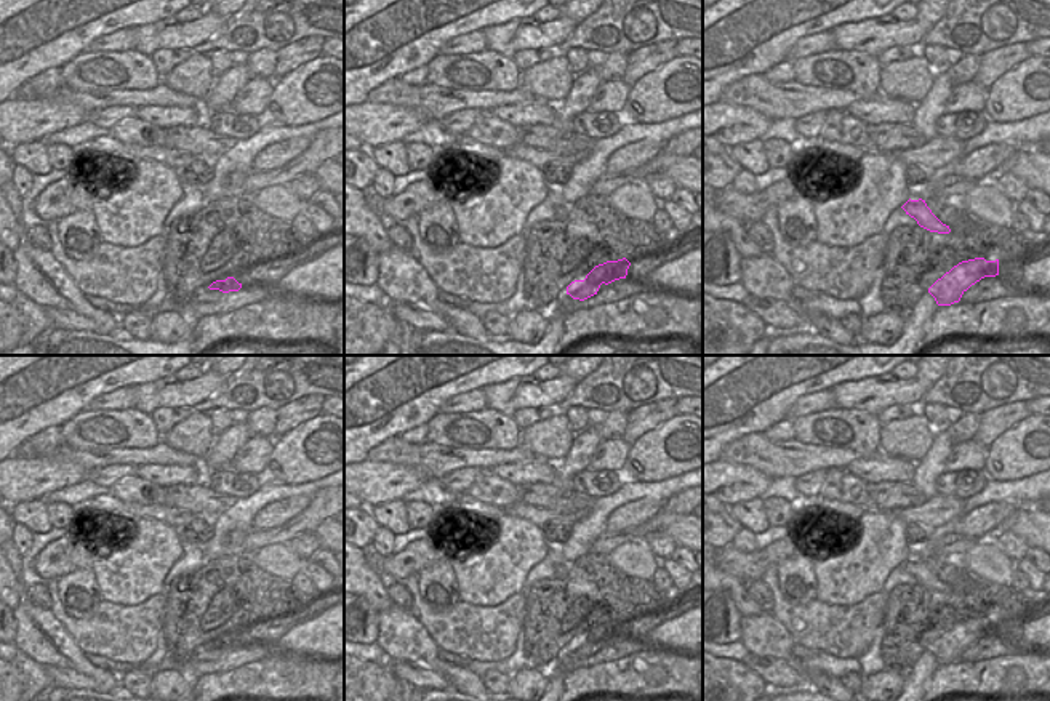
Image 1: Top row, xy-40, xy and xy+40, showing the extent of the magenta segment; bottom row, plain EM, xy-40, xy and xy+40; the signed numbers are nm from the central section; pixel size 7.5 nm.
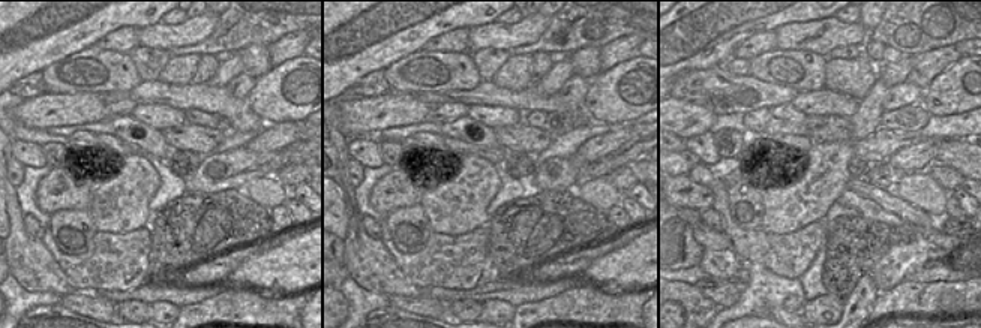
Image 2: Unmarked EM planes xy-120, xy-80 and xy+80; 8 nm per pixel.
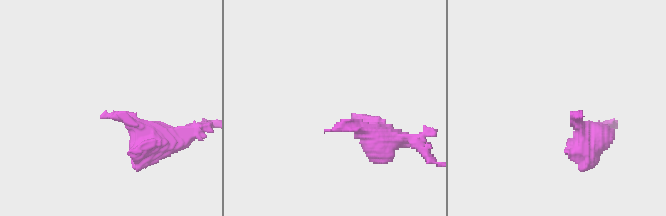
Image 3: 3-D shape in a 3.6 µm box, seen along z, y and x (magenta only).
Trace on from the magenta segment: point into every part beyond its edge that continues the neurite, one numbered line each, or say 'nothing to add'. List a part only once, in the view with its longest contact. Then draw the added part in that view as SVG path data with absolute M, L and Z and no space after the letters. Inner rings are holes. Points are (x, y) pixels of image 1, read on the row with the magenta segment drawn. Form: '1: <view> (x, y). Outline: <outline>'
nothing to add.

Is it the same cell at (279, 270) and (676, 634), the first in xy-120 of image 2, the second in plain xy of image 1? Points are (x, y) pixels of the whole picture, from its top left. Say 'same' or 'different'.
same

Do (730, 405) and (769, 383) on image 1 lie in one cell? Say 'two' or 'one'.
one

